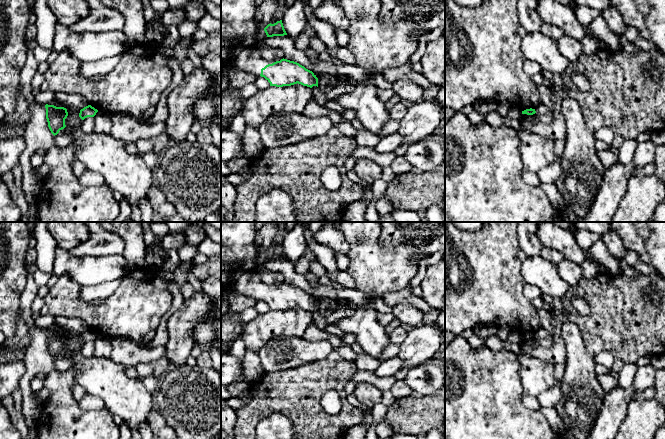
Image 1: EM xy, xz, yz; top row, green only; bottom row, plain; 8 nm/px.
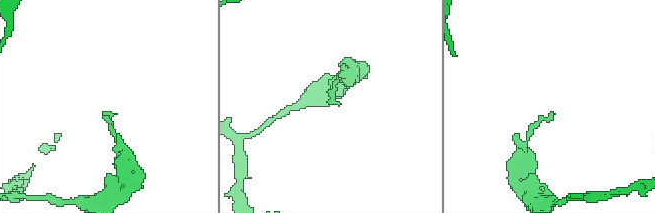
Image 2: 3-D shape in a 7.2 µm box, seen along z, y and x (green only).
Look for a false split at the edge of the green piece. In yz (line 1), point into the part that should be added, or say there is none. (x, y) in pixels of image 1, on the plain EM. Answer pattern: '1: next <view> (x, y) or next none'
1: next none

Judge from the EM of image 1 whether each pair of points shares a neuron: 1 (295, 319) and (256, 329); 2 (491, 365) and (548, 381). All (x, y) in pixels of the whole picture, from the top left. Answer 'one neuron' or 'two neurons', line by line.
1: one neuron
2: two neurons

